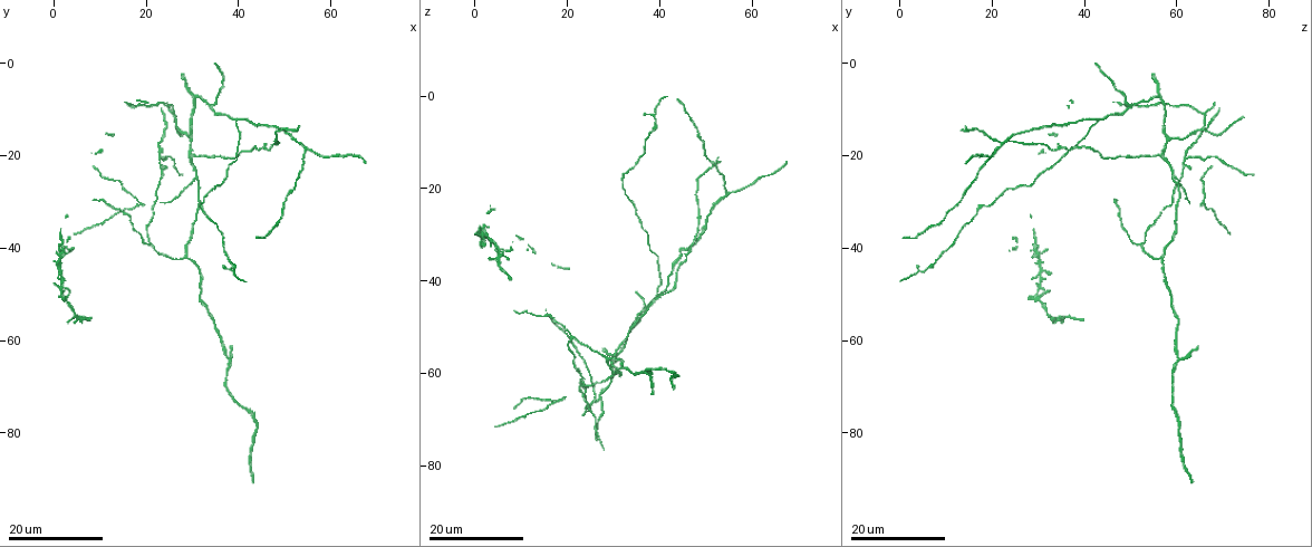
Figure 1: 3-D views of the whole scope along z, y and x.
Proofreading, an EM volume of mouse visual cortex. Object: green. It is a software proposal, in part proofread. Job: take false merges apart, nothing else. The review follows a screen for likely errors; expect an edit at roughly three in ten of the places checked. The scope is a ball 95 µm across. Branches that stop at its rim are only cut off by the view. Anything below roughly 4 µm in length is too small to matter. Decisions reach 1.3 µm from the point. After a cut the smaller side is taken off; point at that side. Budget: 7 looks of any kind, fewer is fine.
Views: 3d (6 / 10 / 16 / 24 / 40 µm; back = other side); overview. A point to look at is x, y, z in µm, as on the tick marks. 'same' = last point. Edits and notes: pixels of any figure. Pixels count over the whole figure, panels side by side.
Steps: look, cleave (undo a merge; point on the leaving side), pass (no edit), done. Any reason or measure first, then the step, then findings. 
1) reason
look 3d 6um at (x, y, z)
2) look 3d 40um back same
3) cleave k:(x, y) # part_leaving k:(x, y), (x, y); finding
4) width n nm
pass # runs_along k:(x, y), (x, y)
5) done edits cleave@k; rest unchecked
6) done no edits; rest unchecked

side arm on a straight run
look 3d 16um at (23.0, 20.5, 61.5)

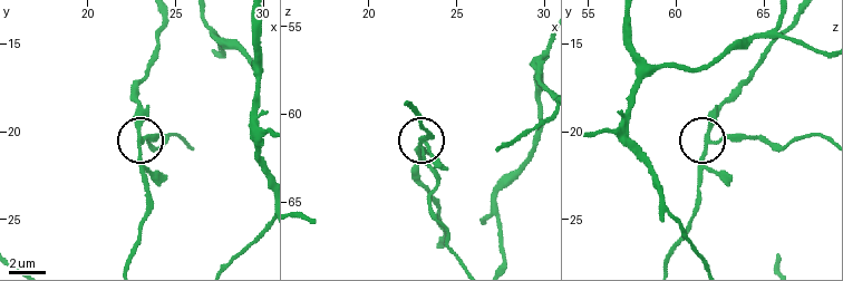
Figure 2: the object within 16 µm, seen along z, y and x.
zoom in
look 3d 10um at (23.0, 20.4, 62.0)

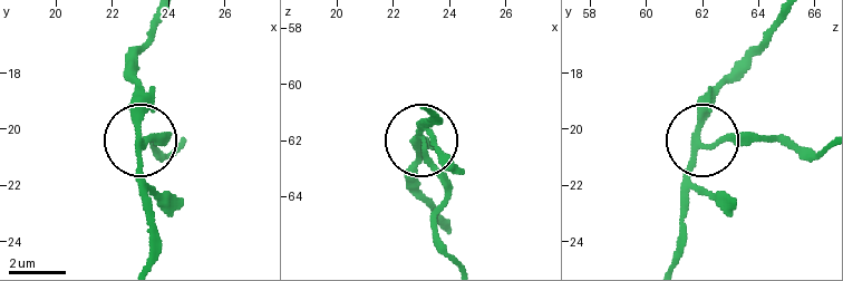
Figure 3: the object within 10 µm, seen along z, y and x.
side_arm 15 um; arms 3
cleave 3:(161, 141) # two cells meet here

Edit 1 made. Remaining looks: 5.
look overview

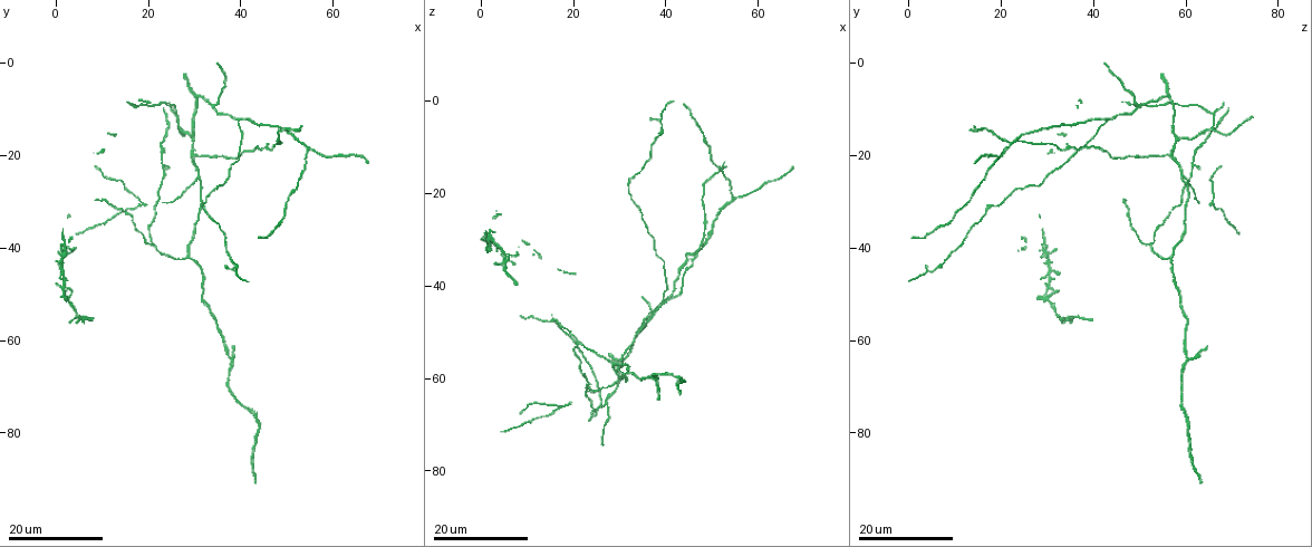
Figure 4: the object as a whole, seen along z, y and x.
look 3d 16um at (31.0, 25.0, 59.0)

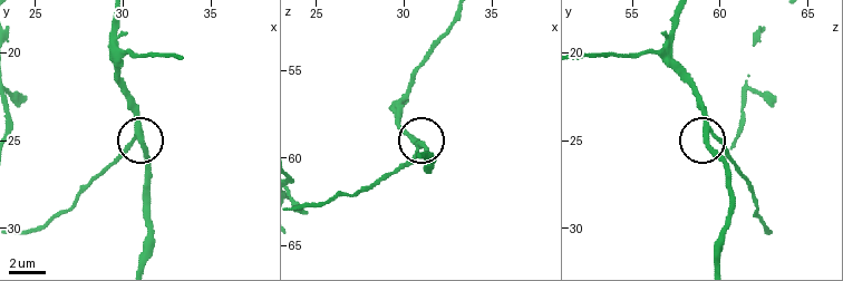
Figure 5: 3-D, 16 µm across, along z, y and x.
look 3d 6um at (31.0, 24.7, 59.4)

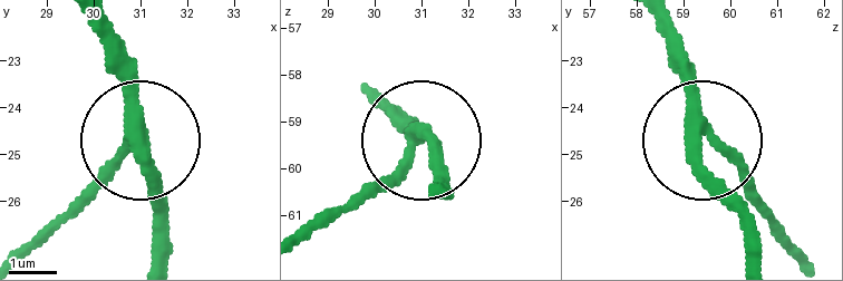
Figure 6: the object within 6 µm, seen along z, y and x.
pass # runs_along 6:(99, 27), (131, 142), (59, 214); one cell here

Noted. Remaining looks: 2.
side arm on a straight run
look 3d 16um at (34.5, 9.0, 49.5)

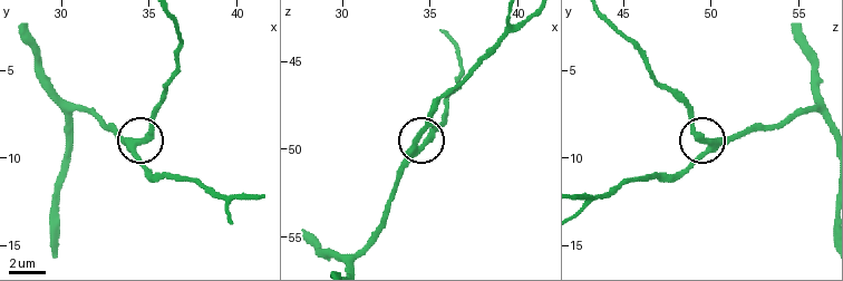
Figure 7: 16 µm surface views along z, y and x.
look 3d 6um at (34.3, 9.3, 49.9)

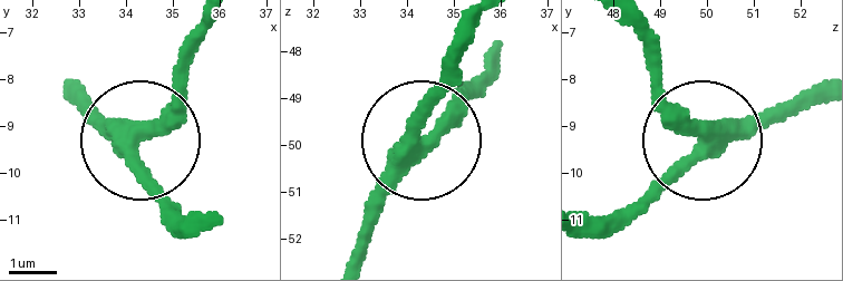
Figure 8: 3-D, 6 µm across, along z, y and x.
width 350 nm
pass # runs_along 8:(816, 104), (697, 128), (669, 100), (653, 56); all the same cell

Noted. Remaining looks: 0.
done edits cleave@3; rest unchecked

